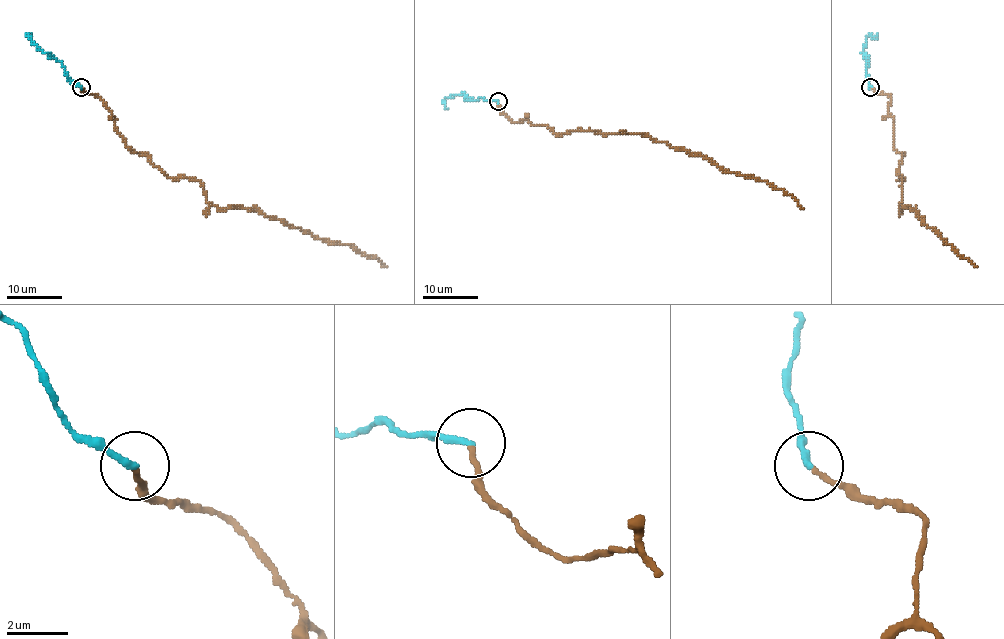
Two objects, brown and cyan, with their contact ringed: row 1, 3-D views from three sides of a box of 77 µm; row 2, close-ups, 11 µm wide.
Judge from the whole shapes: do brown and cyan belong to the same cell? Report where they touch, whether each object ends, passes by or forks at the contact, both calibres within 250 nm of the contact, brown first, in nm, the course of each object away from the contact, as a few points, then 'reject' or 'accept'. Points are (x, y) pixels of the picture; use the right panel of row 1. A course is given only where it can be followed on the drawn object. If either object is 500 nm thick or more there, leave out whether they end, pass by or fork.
at (870, 87); brown ends there; cyan ends there; 160 nm thick on the brown side, 200 nm on the other; brown runs (871, 87), (890, 96), (893, 146), (903, 155), (903, 207), (915, 210), (976, 267); cyan runs (869, 87), (868, 62), (862, 50), (868, 37), (878, 34); accept

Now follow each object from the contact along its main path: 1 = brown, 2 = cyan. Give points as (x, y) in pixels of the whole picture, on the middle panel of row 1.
1: (498, 102), (514, 122), (544, 124), (558, 134), (647, 134), (700, 154), (726, 172), (768, 181), (804, 208)
2: (498, 101), (458, 94), (445, 99), (447, 109)

